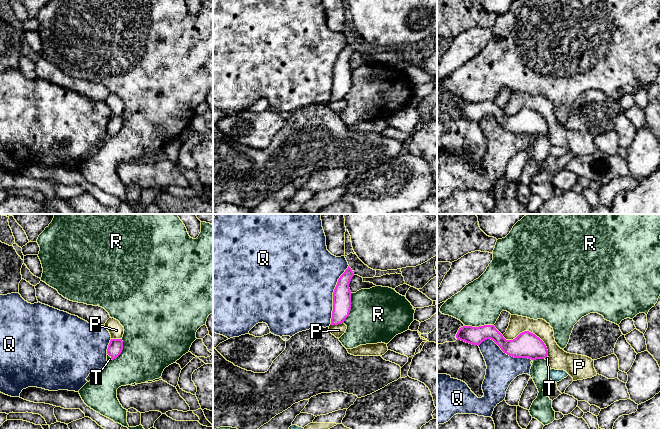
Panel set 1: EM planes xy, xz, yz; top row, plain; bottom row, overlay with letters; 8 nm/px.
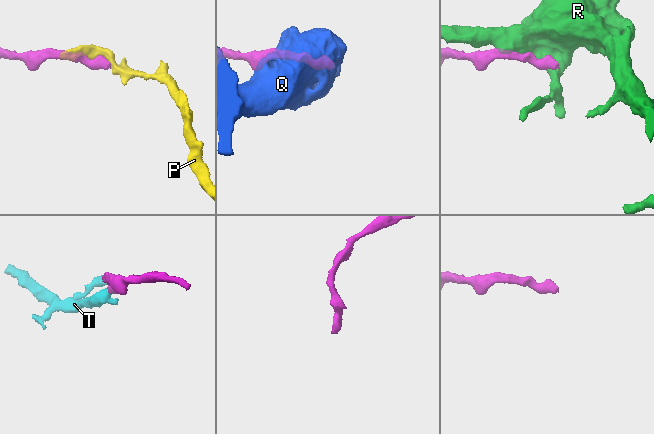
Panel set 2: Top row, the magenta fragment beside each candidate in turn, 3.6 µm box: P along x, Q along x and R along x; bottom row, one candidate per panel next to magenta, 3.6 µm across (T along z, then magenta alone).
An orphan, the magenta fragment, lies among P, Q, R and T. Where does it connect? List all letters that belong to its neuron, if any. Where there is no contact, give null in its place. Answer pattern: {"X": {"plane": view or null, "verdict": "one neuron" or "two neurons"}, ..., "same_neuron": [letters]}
{"P": {"plane": "yz", "verdict": "two neurons"}, "Q": {"plane": "xz", "verdict": "two neurons"}, "R": {"plane": "xz", "verdict": "two neurons"}, "T": {"plane": "xy", "verdict": "one neuron"}, "same_neuron": ["T"]}

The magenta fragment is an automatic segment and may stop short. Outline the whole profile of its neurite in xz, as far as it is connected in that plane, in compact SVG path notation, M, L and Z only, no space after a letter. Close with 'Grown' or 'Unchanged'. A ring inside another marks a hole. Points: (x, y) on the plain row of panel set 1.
M348 42L338 55L333 68L333 87L330 101L342 100L349 92L351 86L351 67L349 60L353 52L354 49Z. Unchanged

